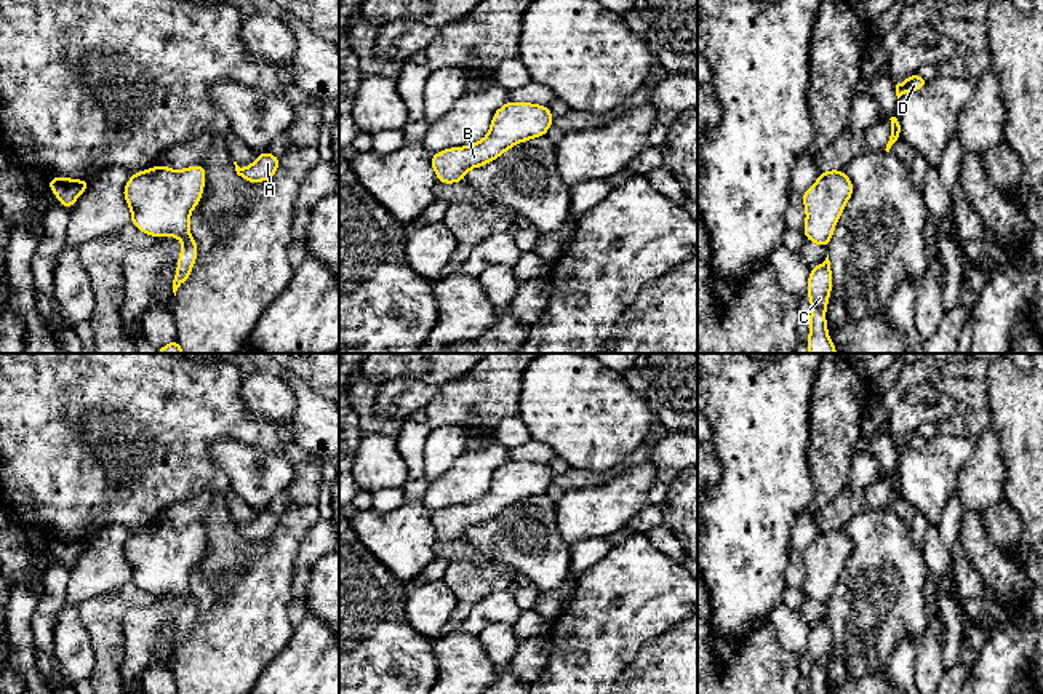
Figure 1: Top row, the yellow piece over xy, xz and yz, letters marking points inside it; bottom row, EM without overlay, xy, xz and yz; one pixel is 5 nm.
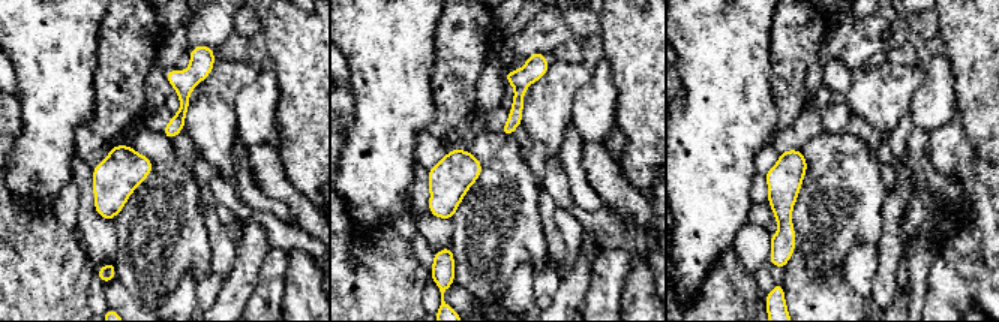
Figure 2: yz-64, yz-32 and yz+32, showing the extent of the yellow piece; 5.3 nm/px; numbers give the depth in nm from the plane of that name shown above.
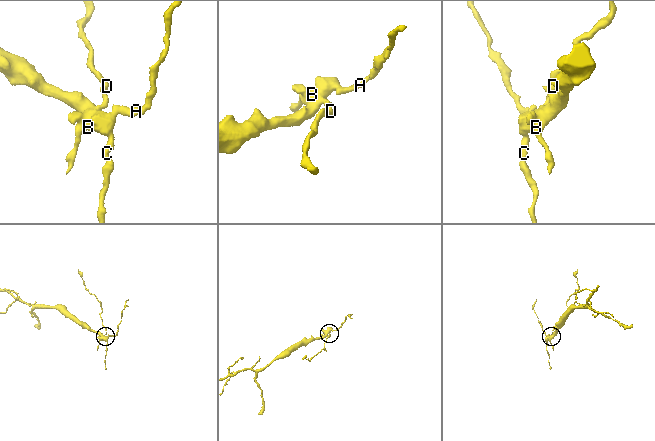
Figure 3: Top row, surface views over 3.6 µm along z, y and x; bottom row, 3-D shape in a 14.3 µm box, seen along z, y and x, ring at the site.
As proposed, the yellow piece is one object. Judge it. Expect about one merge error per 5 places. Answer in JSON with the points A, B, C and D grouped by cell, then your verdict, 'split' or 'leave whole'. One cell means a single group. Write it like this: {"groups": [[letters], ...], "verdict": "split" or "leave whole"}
{"groups": [["A", "B", "C", "D"]], "verdict": "leave whole"}

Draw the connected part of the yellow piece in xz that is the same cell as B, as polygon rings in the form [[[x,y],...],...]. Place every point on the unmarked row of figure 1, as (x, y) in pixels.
[[[507,459],[493,472],[488,493],[470,504],[443,507],[430,515],[438,540],[464,540],[467,529],[499,517],[518,501],[545,494],[553,472],[542,462]]]

